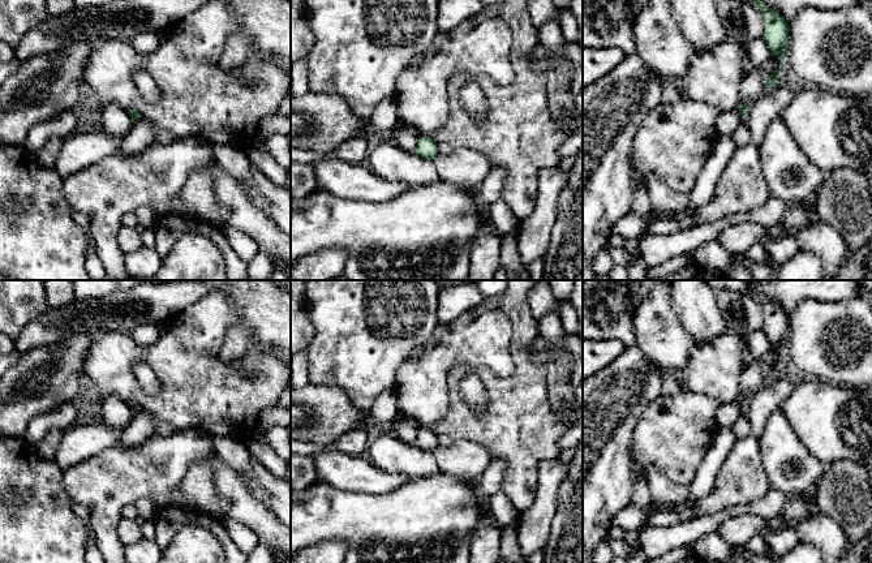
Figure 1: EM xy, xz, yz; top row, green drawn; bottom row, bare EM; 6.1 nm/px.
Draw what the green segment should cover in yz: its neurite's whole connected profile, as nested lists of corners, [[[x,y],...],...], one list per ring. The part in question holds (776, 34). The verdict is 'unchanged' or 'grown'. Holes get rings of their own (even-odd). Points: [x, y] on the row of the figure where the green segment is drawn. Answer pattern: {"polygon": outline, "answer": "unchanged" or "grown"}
{"polygon": [[[749,0],[763,14],[765,31],[763,39],[766,42],[770,55],[777,55],[779,68],[785,61],[789,38],[789,22],[774,9],[766,7],[761,0]]], "answer": "unchanged"}

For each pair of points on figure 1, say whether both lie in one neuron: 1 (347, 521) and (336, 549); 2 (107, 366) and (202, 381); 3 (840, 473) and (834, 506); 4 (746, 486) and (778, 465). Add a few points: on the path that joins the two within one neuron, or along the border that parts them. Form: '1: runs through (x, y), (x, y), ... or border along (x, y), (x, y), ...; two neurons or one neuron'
1: border along (309, 546), (325, 540), (343, 540), (348, 549); two neurons
2: runs through (130, 355), (171, 356), (179, 359); one neuron
3: runs through (840, 481), (840, 498); one neuron
4: border along (759, 443), (763, 468), (770, 488); two neurons

